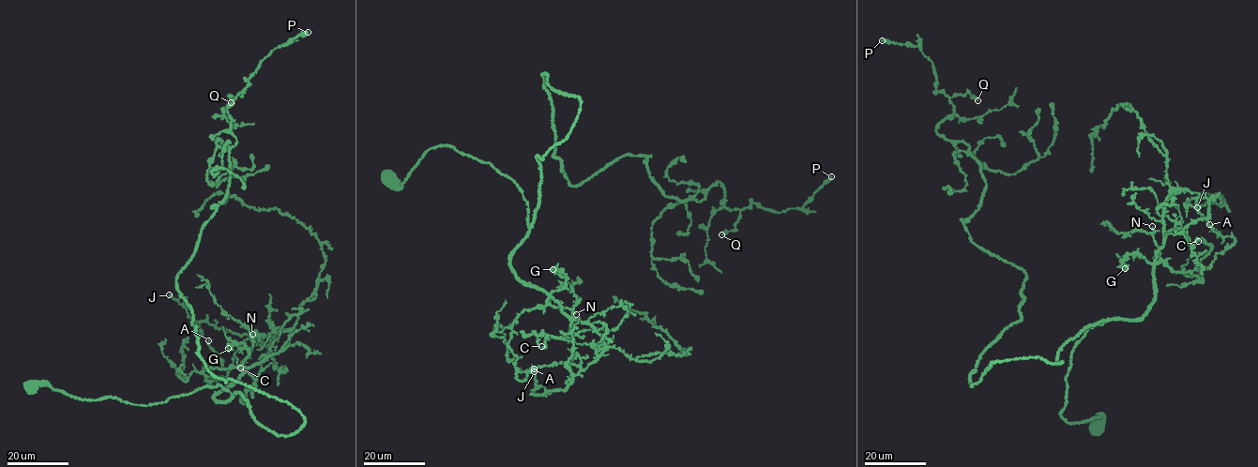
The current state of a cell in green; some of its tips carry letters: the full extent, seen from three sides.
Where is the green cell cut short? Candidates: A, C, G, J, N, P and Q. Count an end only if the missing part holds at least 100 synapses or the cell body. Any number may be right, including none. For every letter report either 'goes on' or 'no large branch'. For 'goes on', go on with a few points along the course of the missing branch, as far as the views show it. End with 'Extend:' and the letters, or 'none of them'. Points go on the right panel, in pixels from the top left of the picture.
A: no large branch
C: no large branch
G: no large branch
J: no large branch
N: no large branch
P: no large branch
Q: no large branch
Extend: none of them

